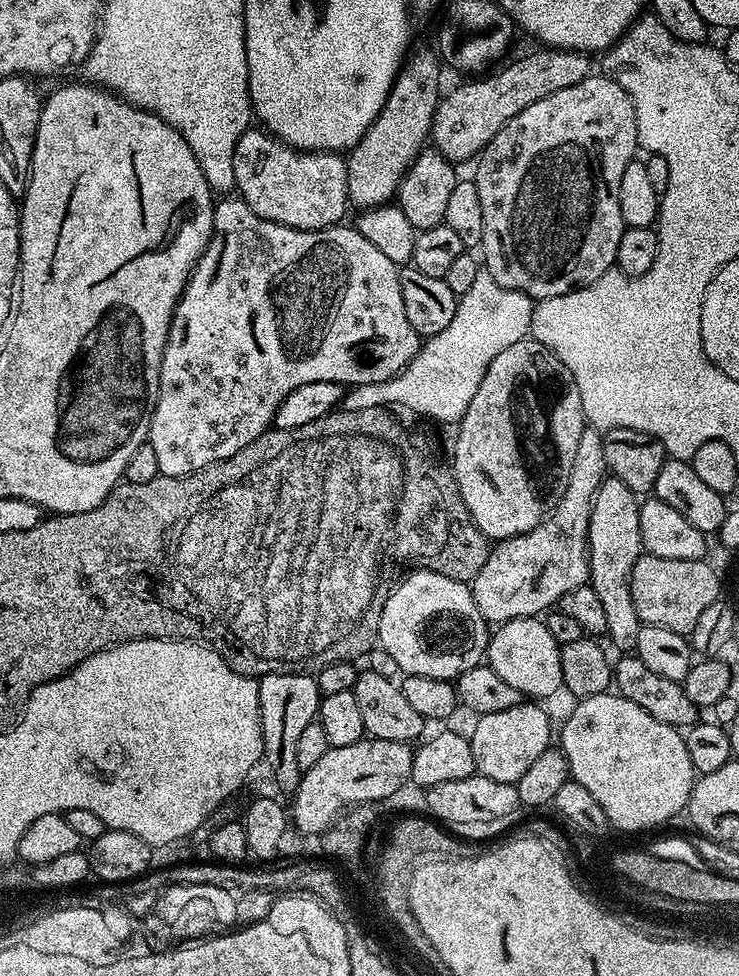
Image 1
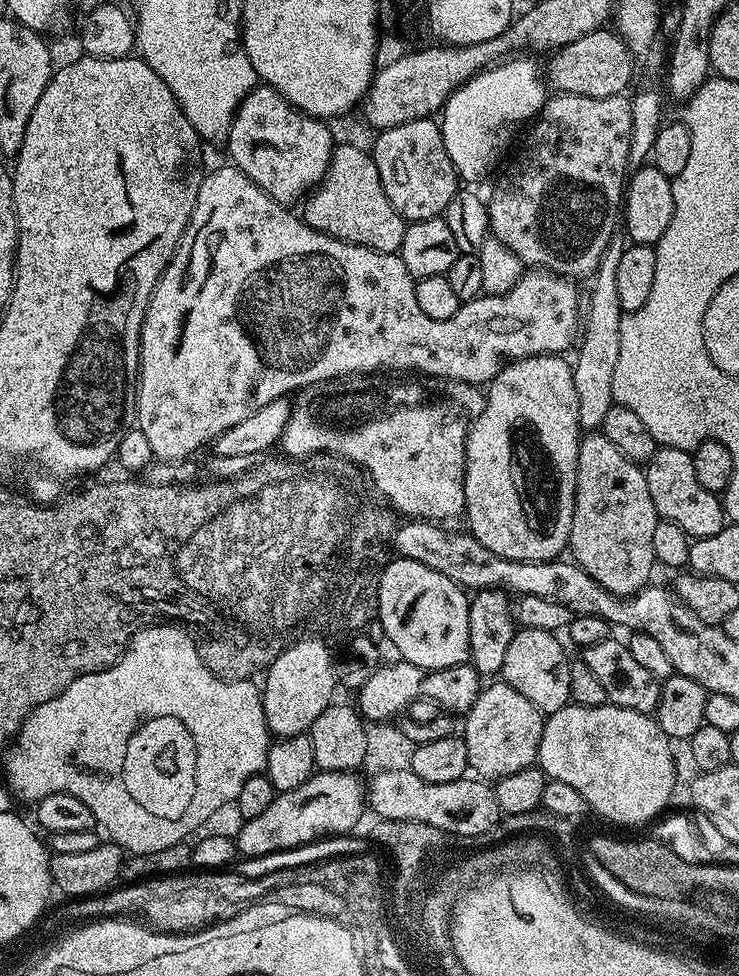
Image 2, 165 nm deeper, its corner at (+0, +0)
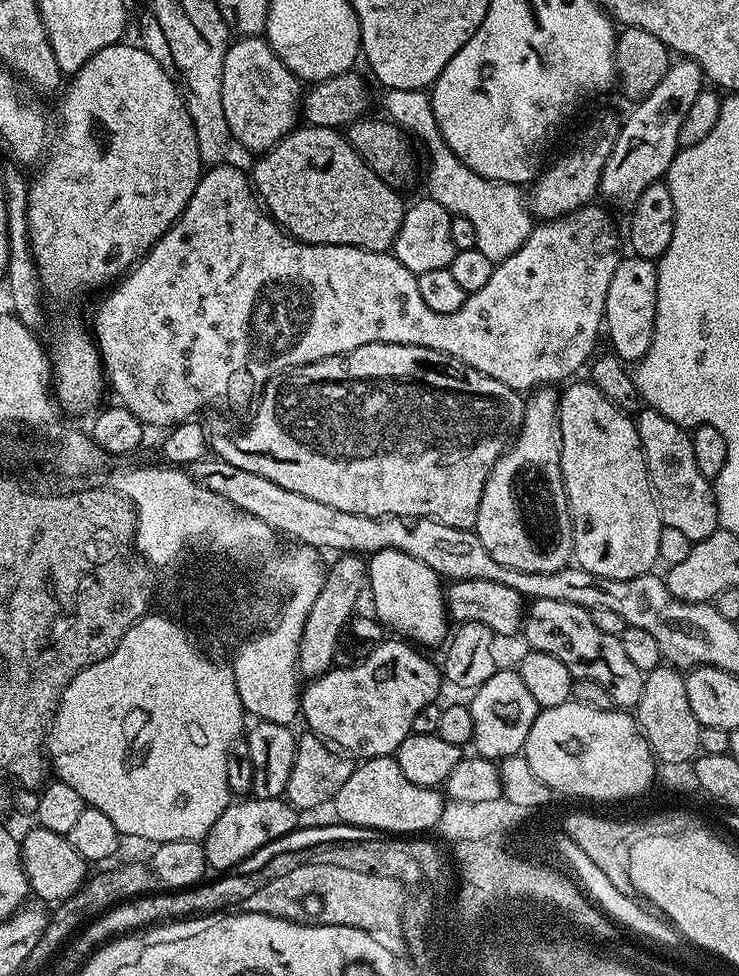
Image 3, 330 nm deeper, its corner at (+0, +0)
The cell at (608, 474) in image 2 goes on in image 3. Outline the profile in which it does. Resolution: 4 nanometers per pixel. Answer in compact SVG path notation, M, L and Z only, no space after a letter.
M587 379L569 383L560 397L560 465L572 519L572 554L575 563L602 578L638 578L657 567L660 508L648 480L648 467L638 438L635 419L606 398Z

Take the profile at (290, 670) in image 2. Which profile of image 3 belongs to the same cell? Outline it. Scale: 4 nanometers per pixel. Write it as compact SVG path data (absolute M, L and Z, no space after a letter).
M340 554L333 564L327 565L322 582L322 590L318 598L314 598L314 606L310 606L310 614L304 623L302 638L297 650L298 672L301 677L315 678L321 672L333 667L336 647L340 644L340 631L357 611L356 603L360 600L360 591L366 588L366 560L360 554Z

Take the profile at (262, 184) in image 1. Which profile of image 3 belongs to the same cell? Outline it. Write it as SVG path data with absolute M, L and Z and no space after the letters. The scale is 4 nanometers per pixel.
M241 35L236 39L229 43L222 66L222 111L226 114L231 139L249 148L252 154L259 154L274 147L287 132L297 127L302 116L302 84L277 58L267 40L259 35Z

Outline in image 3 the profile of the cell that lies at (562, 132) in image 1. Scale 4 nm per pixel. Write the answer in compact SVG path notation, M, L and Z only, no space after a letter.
M612 116L586 125L576 145L569 152L562 153L545 172L543 169L537 175L526 192L526 203L533 217L541 221L554 220L557 216L576 212L583 204L593 203L600 190L600 171L606 166L606 158L610 158L610 150L614 150L620 125L621 121Z

